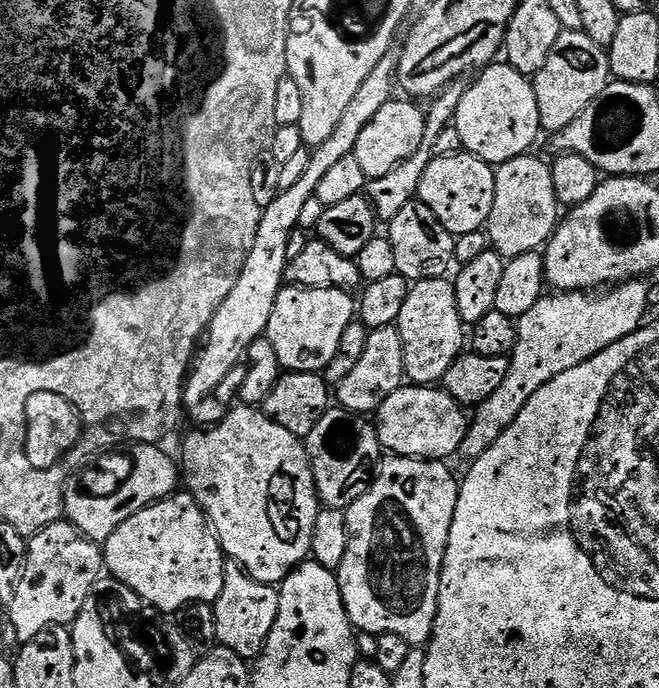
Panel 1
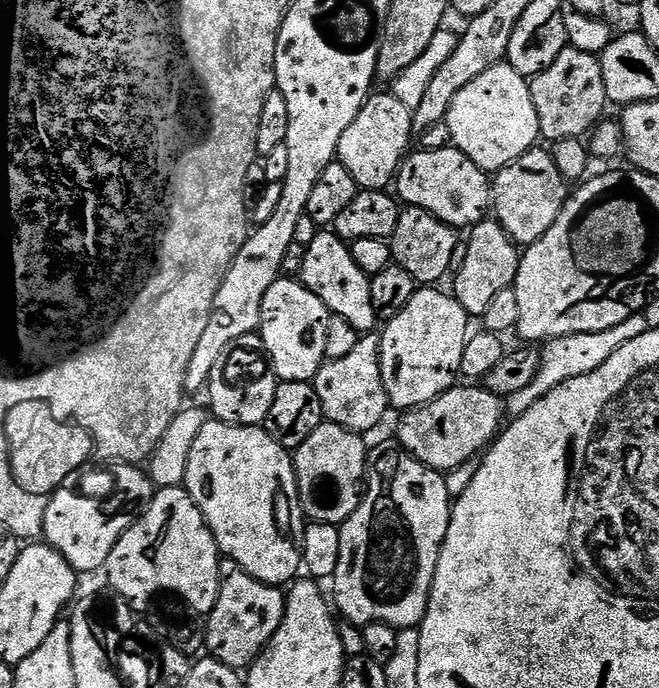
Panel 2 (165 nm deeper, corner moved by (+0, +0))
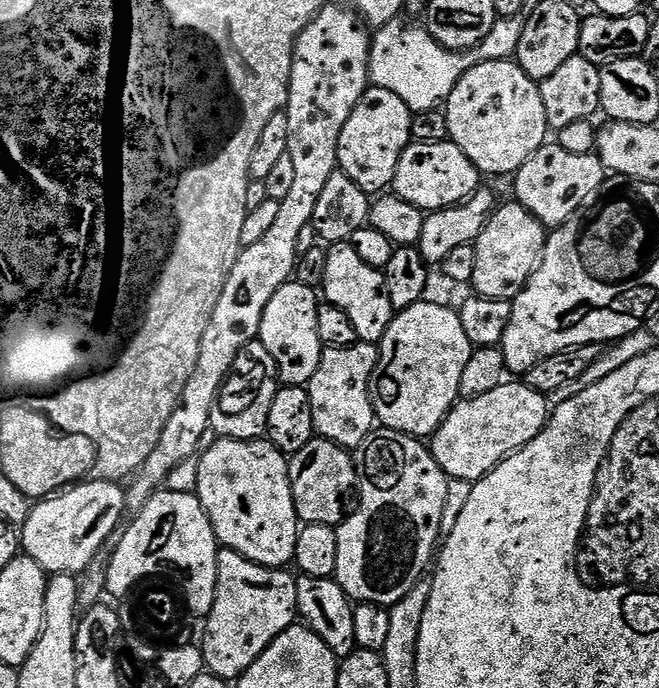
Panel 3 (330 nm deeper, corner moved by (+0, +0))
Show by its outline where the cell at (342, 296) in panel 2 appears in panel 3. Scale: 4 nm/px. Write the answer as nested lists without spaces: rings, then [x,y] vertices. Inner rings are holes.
[[[348,242],[331,245],[327,253],[322,285],[323,299],[338,310],[342,310],[342,314],[346,314],[350,322],[354,322],[354,330],[358,330],[358,341],[379,345],[394,315],[383,271],[374,266],[366,266],[366,262],[358,258],[358,254]]]

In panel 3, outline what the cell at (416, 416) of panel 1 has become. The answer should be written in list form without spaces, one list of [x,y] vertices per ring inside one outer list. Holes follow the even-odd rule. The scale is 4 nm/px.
[[[509,382],[498,386],[498,390],[490,390],[490,394],[480,394],[478,398],[461,399],[450,411],[442,426],[430,437],[430,451],[444,471],[445,476],[456,480],[475,482],[489,476],[494,469],[508,456],[525,448],[548,424],[550,415],[549,397],[543,392],[534,390],[531,384]]]

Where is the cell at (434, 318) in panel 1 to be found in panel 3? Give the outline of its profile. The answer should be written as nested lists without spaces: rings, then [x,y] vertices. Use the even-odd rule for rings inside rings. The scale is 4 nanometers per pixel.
[[[425,298],[419,304],[396,312],[384,339],[378,345],[376,369],[372,375],[372,405],[377,421],[387,431],[430,438],[440,429],[448,411],[461,399],[462,370],[470,362],[474,346],[462,328],[455,307],[431,304]]]

